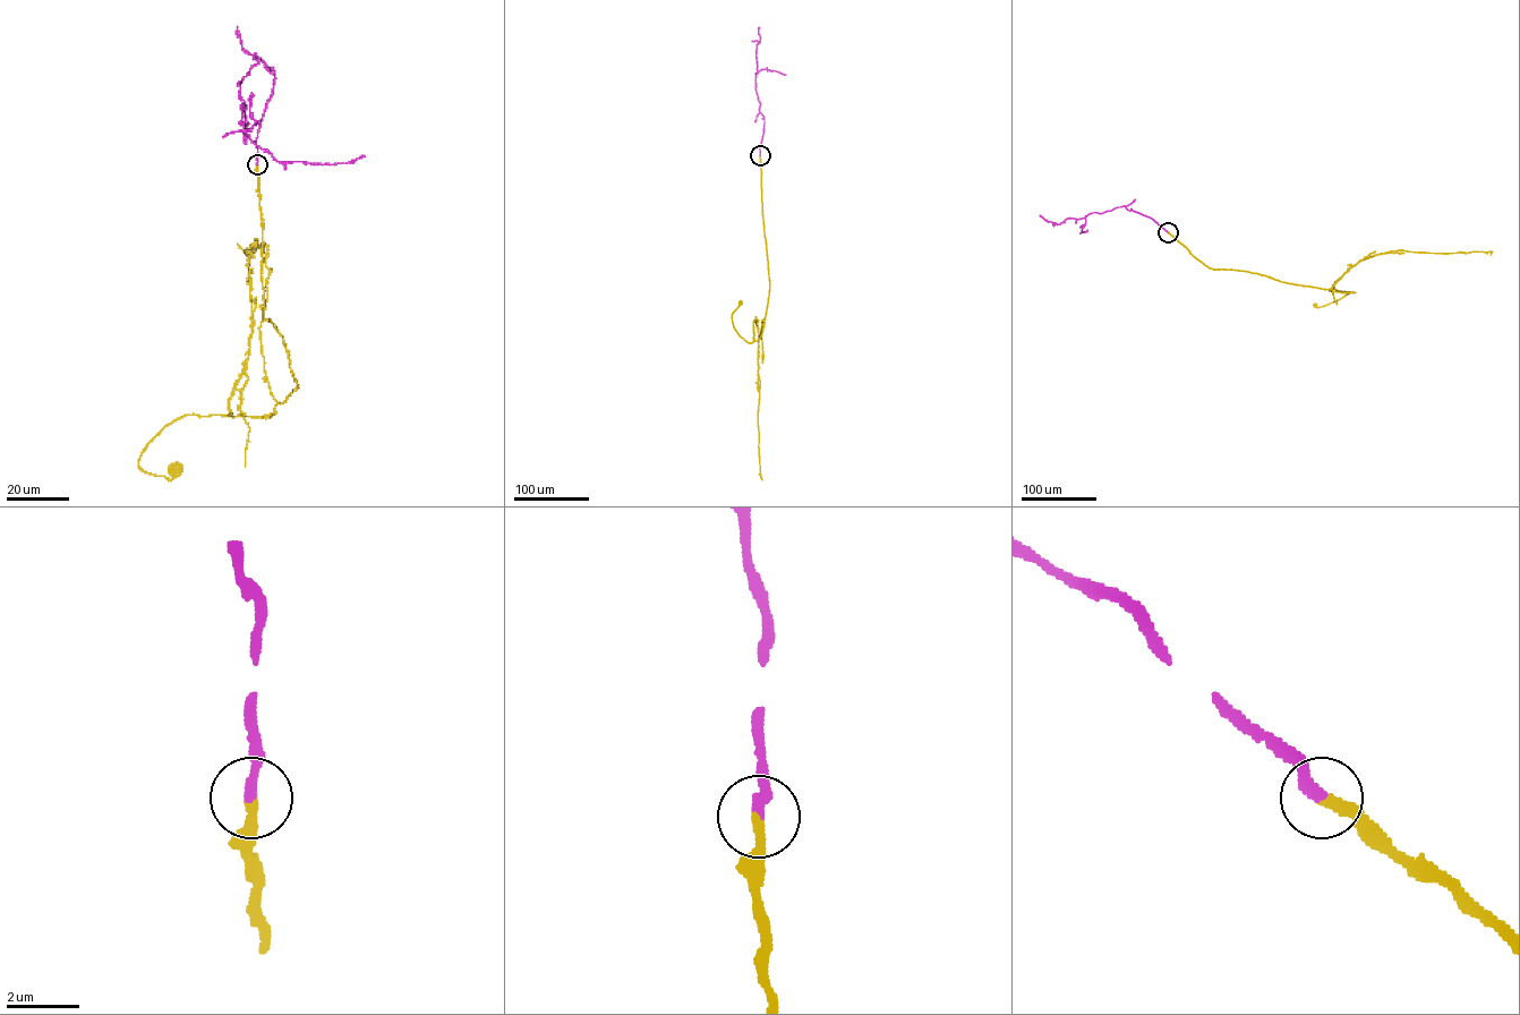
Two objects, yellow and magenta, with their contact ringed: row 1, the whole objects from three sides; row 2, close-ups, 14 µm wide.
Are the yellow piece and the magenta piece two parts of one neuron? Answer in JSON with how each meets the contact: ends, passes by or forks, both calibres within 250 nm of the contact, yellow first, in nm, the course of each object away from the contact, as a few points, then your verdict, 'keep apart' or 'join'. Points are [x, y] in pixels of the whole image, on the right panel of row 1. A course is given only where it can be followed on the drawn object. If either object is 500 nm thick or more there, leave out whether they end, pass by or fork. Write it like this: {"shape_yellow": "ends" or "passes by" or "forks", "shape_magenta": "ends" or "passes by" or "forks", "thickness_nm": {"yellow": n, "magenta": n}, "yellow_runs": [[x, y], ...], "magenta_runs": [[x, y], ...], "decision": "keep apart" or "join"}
{"shape_yellow": "ends", "shape_magenta": "ends", "thickness_nm": {"yellow": 240, "magenta": 300}, "yellow_runs": [[1168, 232], [1210, 267], [1247, 271], [1290, 283], [1355, 292], [1322, 306], [1315, 305]], "magenta_runs": [[1168, 232], [1151, 218], [1124, 205], [1083, 218], [1067, 219], [1058, 224], [1039, 215]], "decision": "join"}

